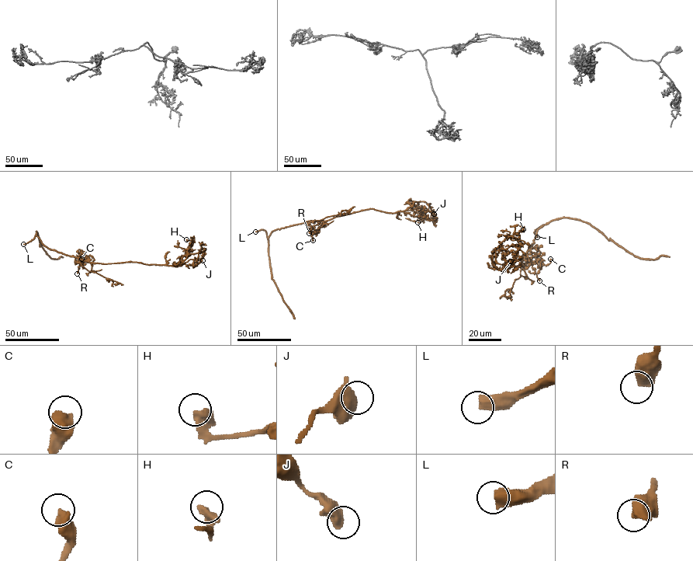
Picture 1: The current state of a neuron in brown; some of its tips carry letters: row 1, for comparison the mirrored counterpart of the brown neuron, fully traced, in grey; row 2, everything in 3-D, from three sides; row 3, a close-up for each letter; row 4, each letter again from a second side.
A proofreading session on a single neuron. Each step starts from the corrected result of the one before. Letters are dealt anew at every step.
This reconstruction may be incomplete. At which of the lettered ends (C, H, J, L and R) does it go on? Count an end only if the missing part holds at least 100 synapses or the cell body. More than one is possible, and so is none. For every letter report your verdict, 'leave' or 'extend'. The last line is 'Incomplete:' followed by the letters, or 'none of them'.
C: leave
H: leave
J: leave
L: extend
R: leave
Incomplete: L

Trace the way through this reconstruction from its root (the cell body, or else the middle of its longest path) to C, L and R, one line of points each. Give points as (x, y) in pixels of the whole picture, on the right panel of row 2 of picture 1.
C: (521, 261), (528, 251), (536, 256), (541, 268), (548, 265), (550, 259)
L: (521, 261), (521, 257), (534, 243), (537, 231), (545, 224), (535, 230), (537, 237)
R: (521, 261), (528, 251), (534, 253), (536, 259), (531, 267), (539, 280)

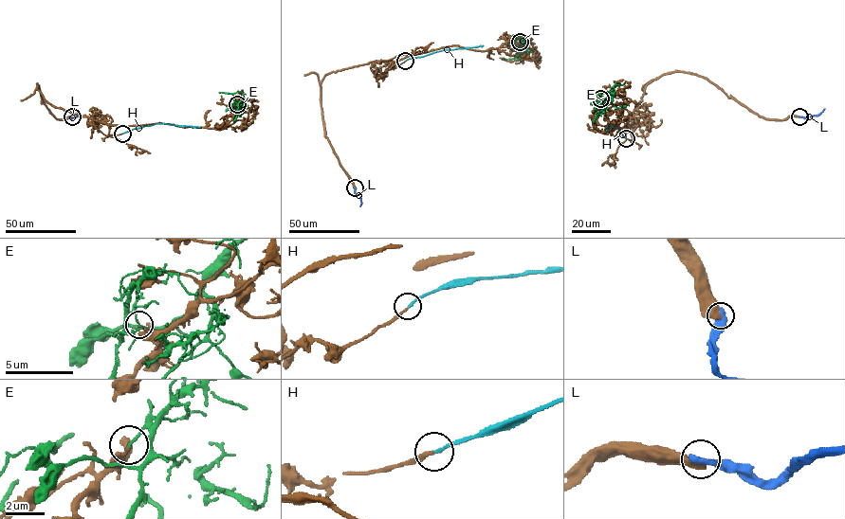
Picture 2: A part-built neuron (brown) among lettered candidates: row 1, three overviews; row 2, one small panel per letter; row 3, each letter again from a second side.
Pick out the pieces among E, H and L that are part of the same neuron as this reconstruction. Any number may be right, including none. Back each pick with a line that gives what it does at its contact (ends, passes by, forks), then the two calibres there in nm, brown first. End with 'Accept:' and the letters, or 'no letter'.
H: it ends; calibres 180 and 150 nm
Accept: H

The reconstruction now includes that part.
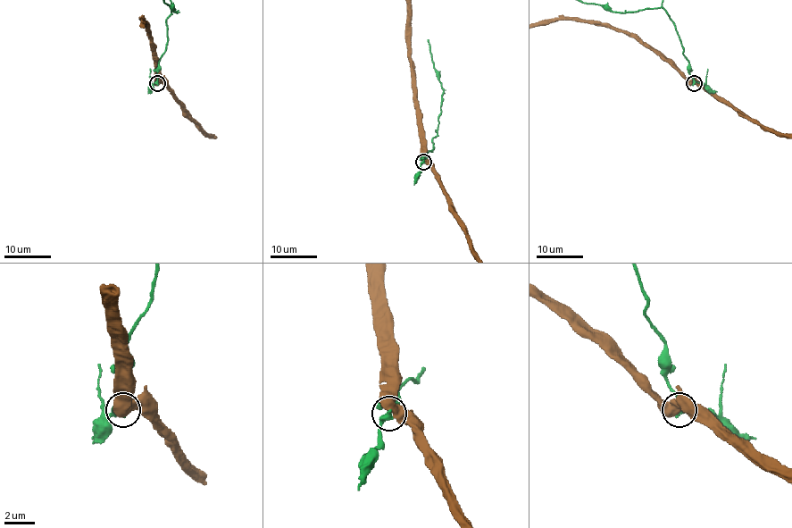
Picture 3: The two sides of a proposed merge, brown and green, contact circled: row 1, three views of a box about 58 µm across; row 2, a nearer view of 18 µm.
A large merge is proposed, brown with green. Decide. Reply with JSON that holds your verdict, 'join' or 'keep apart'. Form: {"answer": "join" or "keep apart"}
{"answer": "keep apart"}

